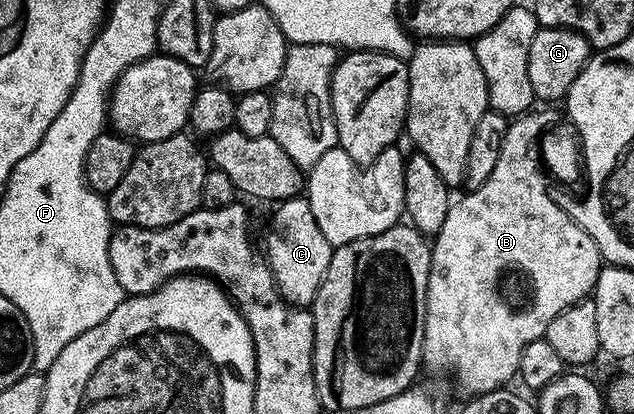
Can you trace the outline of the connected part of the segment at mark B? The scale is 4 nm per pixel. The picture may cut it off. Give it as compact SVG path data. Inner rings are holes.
M528 115L523 119L513 120L509 124L506 131L506 139L502 139L502 151L498 154L498 165L494 167L494 171L490 171L490 179L486 179L486 183L482 183L477 189L465 192L466 195L461 201L453 200L451 202L448 214L446 215L446 223L442 223L442 227L434 234L434 240L430 245L432 262L430 263L428 290L426 291L424 359L422 365L425 370L433 369L436 373L452 373L457 387L464 393L483 395L507 386L509 384L508 380L511 377L513 380L517 376L518 359L525 347L531 341L541 340L546 327L550 327L551 320L556 319L562 311L570 308L570 306L585 300L595 290L598 282L601 280L600 265L602 266L602 258L600 248L596 246L594 239L590 239L590 235L586 235L584 228L576 222L575 216L566 215L546 195L546 174L540 160L538 139L547 131L549 122L547 120L543 121L540 117L532 116Z

